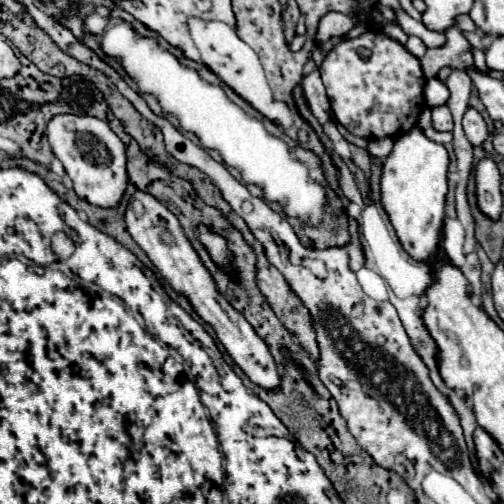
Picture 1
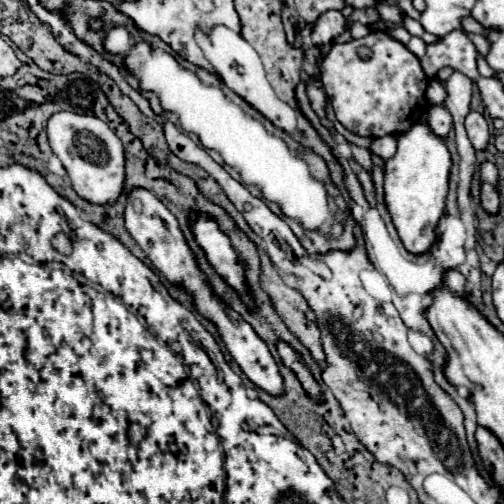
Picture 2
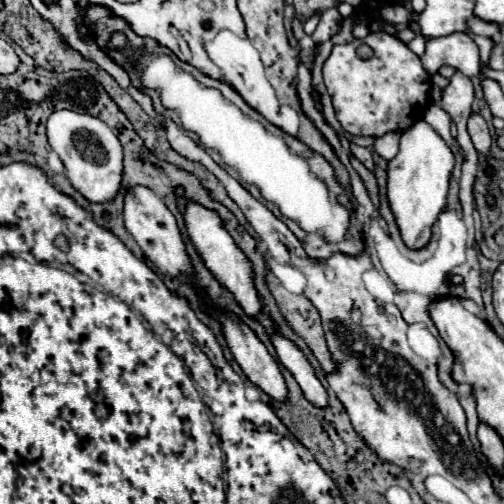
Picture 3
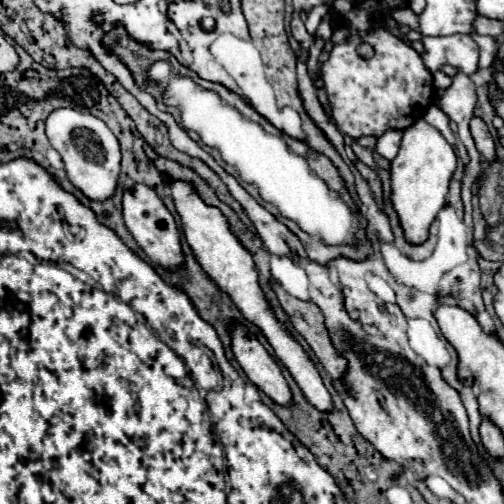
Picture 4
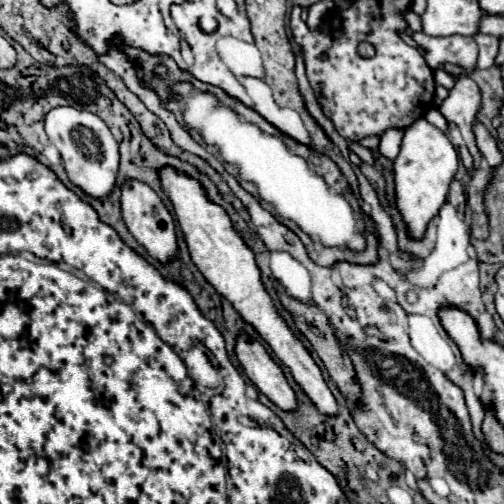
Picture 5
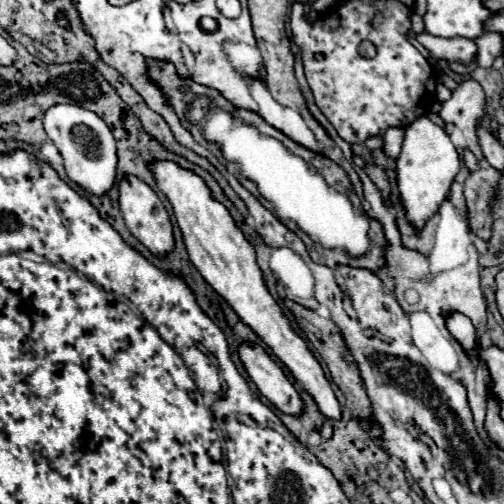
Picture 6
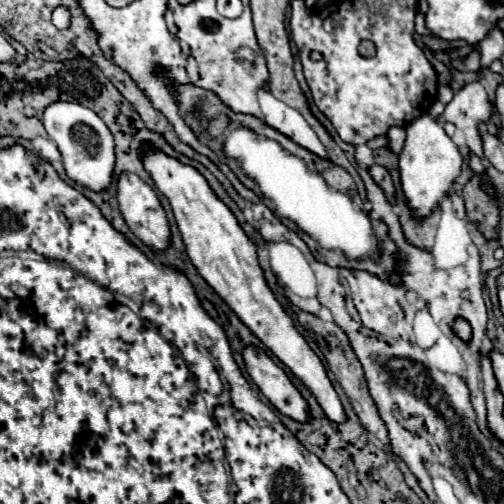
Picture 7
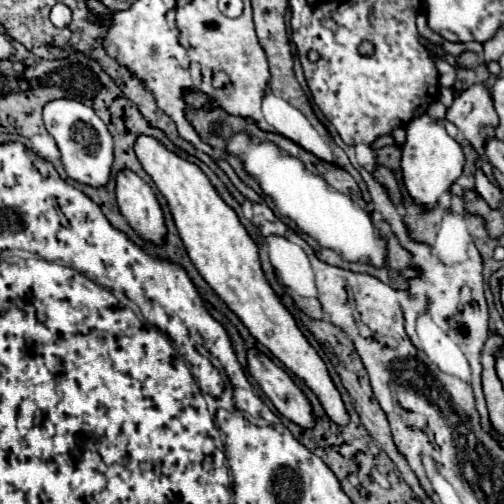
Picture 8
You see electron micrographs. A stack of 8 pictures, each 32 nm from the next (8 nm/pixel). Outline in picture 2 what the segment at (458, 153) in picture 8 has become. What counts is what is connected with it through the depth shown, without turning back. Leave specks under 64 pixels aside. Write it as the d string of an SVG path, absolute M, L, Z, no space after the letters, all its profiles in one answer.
M420 122L398 136L396 154L386 160L384 202L392 216L392 224L410 254L426 254L436 244L436 226L444 216L450 166L452 160L446 144L436 138L426 124Z

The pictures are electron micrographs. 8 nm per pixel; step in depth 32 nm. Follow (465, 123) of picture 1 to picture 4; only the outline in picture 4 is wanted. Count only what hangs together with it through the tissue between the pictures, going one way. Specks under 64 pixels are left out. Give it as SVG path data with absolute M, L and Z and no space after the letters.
M474 116L474 118L470 120L470 132L472 132L472 138L474 138L474 144L476 144L478 152L480 152L488 162L496 160L494 140L492 140L492 136L490 136L490 132L488 132L488 128L486 128L486 124L484 124L482 118Z

